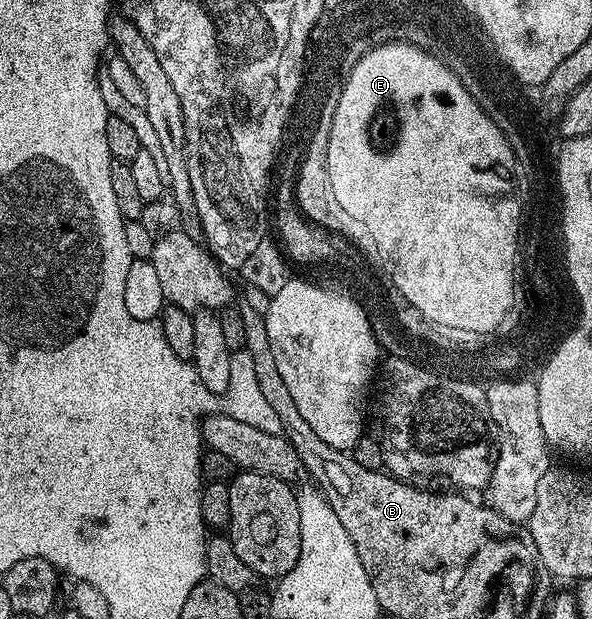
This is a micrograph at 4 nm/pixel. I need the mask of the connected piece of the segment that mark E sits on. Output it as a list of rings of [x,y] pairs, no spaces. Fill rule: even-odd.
[[[406,42],[378,43],[357,58],[348,72],[349,77],[344,77],[338,94],[338,105],[335,106],[327,140],[325,176],[331,184],[331,193],[355,222],[367,226],[367,234],[374,238],[375,255],[389,271],[391,284],[401,284],[400,292],[405,292],[404,296],[413,300],[413,305],[421,308],[421,313],[429,313],[429,316],[433,316],[432,321],[441,320],[441,324],[457,328],[493,328],[493,324],[497,324],[497,316],[501,316],[509,304],[509,280],[513,280],[513,243],[523,236],[523,224],[517,220],[513,180],[509,180],[509,164],[513,164],[513,160],[509,160],[505,140],[501,140],[501,136],[497,136],[497,128],[489,124],[489,114],[481,108],[473,108],[477,99],[467,92],[456,74],[444,61],[421,47]]]

